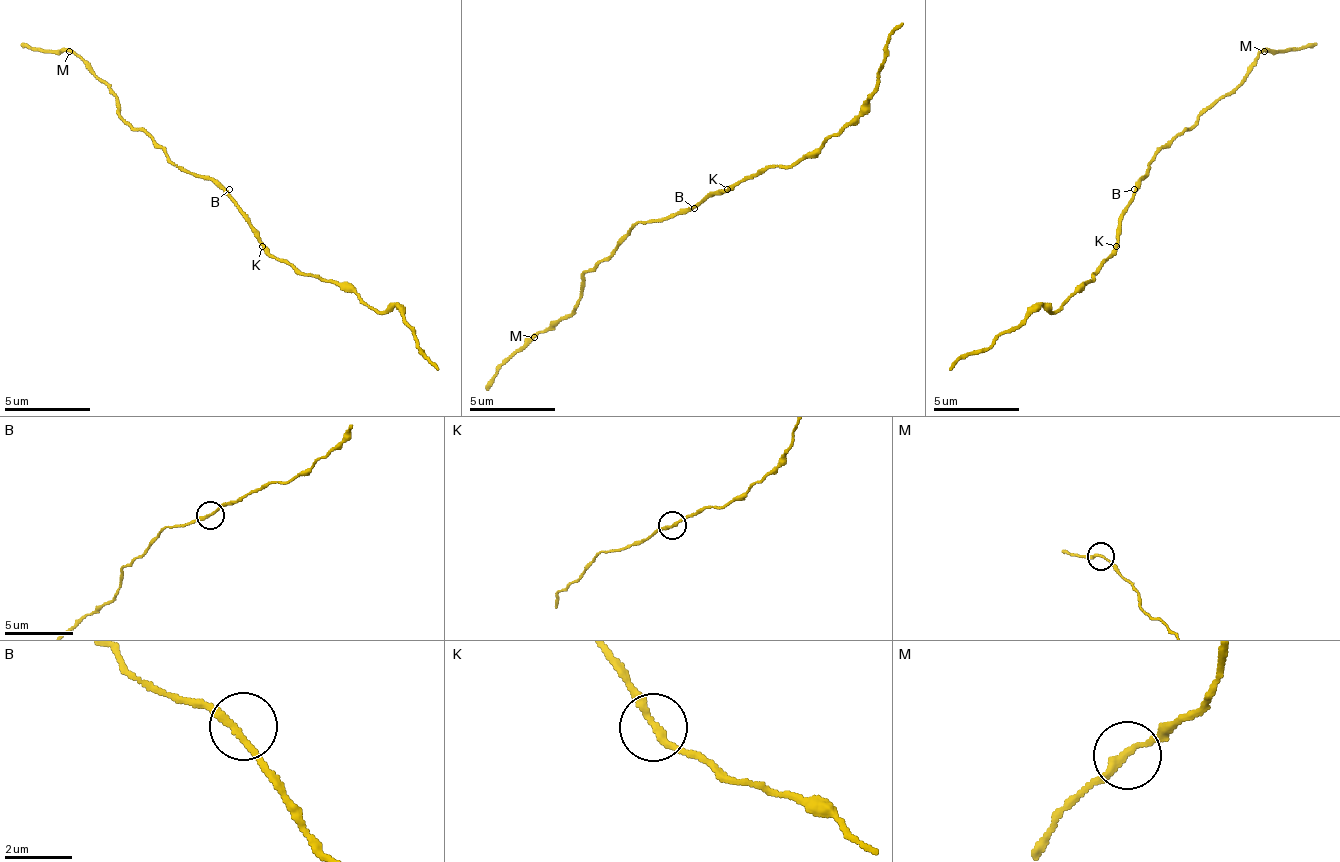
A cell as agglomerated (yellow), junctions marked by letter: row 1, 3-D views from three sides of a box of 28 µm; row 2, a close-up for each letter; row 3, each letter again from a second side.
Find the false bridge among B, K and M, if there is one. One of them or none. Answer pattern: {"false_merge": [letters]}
{"false_merge": []}

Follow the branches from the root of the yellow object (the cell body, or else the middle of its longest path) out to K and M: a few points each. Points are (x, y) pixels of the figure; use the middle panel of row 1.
K: (698, 203), (719, 190), (728, 190)
M: (698, 203), (663, 221), (642, 221), (586, 272), (586, 285), (577, 307), (534, 337)

